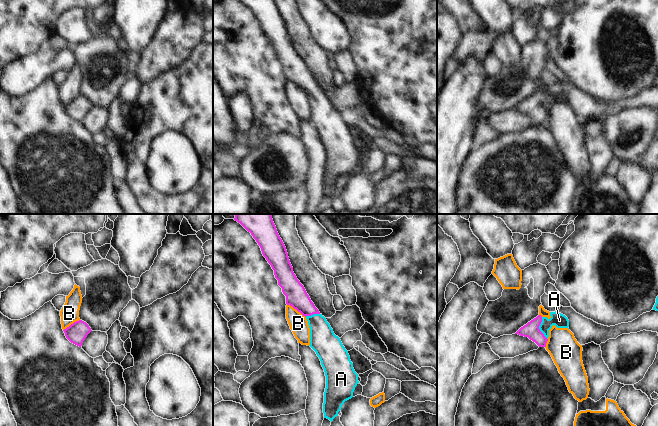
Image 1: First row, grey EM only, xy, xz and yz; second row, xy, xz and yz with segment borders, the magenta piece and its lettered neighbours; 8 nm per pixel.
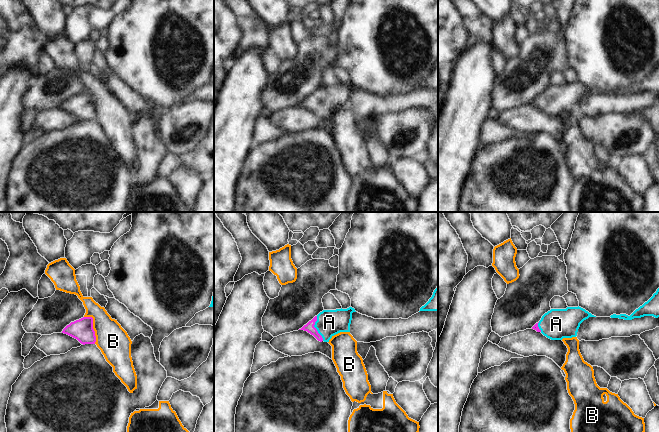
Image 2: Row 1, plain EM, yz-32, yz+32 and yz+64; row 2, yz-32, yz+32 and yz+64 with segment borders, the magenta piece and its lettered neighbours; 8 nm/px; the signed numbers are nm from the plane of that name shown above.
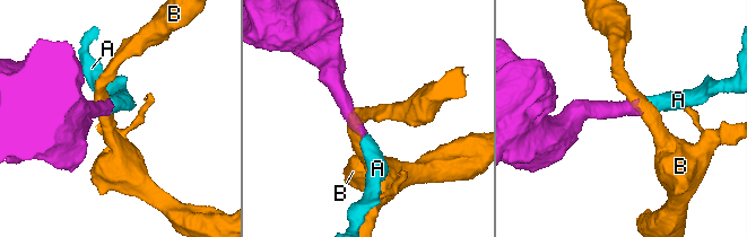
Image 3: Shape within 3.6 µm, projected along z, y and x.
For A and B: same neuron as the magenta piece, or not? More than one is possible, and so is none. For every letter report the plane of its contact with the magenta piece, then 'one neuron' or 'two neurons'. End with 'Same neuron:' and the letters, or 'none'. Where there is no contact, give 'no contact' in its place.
A: meets magenta in yz; one neuron
B: meets magenta in xz; two neurons
Same neuron: A

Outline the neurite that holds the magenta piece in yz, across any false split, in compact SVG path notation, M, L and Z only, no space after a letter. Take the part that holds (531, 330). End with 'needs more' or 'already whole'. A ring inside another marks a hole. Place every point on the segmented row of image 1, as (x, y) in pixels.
M555 311L550 312L551 318L542 317L538 315L536 318L521 327L515 334L528 337L535 342L539 347L546 347L549 337L549 330L555 325L557 328L568 328L568 318Z; needs more

